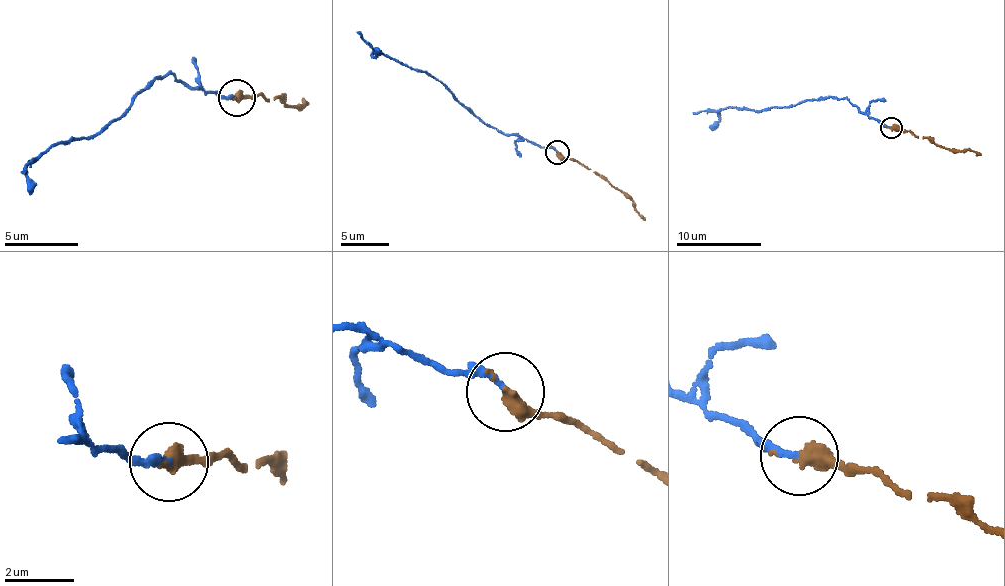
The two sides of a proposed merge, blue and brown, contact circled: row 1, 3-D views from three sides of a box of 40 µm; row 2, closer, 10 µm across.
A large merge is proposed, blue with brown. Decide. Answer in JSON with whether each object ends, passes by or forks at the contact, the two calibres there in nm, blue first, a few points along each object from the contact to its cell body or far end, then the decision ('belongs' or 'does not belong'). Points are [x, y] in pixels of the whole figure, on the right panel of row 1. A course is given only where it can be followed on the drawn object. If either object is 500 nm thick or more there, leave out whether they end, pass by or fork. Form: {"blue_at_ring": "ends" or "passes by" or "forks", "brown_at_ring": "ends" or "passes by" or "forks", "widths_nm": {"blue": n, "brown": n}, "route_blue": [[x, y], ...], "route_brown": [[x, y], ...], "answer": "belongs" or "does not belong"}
{"blue_at_ring": "ends", "brown_at_ring": "ends", "widths_nm": {"blue": 180, "brown": 460}, "route_blue": [[892, 128], [871, 118], [843, 97], [807, 99], [786, 108], [761, 111], [729, 106], [692, 112]], "route_brown": [[892, 128], [928, 137], [946, 148], [971, 149], [976, 156]], "answer": "belongs"}

